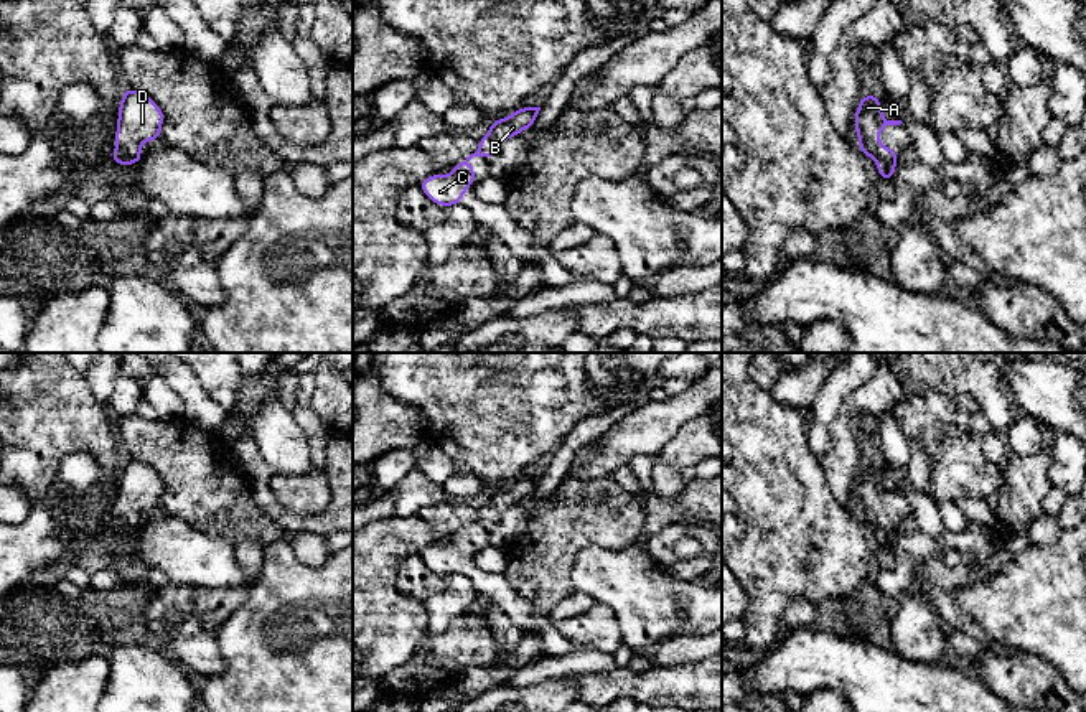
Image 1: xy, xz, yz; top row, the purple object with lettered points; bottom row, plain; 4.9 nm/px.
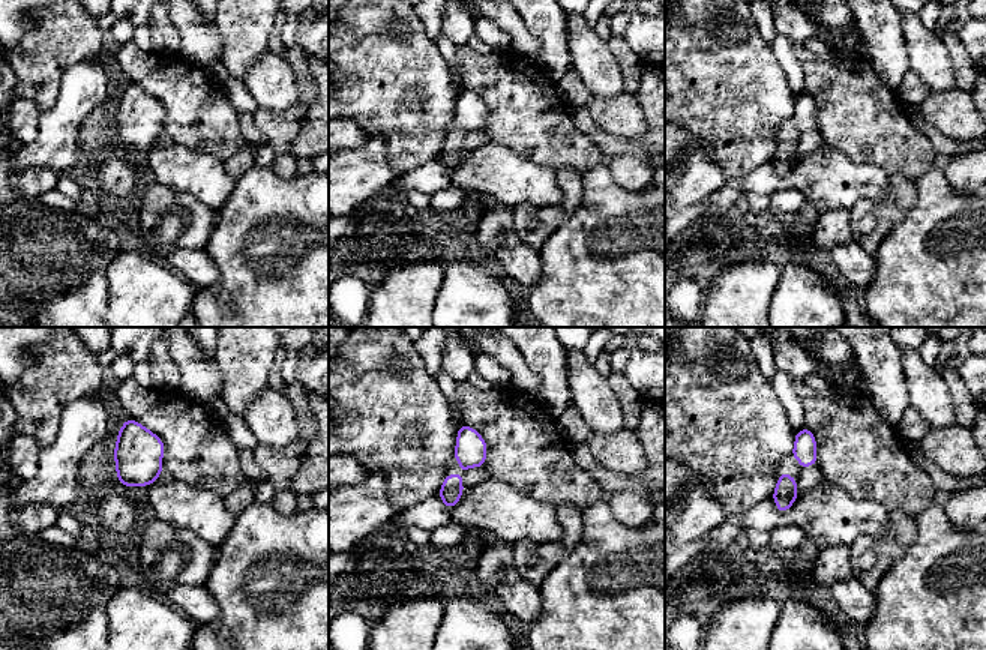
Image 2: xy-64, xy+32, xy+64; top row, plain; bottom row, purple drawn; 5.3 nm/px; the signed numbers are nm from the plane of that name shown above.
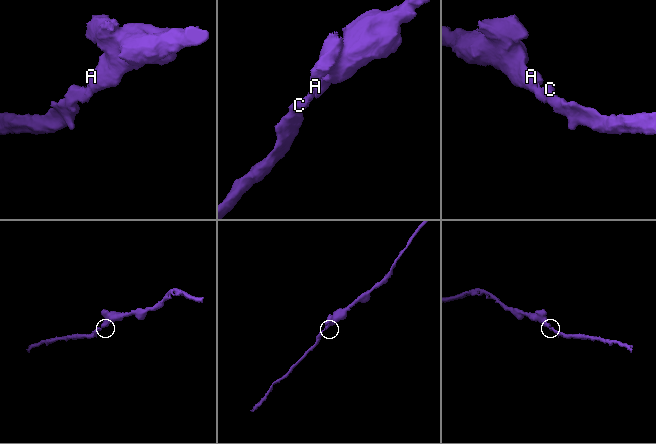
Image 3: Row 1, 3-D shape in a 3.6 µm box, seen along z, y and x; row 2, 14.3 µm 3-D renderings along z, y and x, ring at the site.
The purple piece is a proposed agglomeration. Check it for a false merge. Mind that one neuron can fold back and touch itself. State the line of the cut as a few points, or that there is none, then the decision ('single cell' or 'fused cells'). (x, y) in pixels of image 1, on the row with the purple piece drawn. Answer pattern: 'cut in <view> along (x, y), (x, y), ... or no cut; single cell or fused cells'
no cut; single cell

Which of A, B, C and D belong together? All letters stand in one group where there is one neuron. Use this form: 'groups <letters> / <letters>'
groups A B C D

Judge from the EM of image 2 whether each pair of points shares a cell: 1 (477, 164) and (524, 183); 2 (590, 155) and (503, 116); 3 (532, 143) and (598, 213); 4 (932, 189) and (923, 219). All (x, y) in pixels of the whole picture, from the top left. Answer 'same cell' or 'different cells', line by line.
1: same cell
2: same cell
3: different cells
4: same cell

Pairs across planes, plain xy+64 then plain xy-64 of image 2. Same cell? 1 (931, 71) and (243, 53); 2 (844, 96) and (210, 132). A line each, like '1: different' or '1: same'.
1: different
2: same

